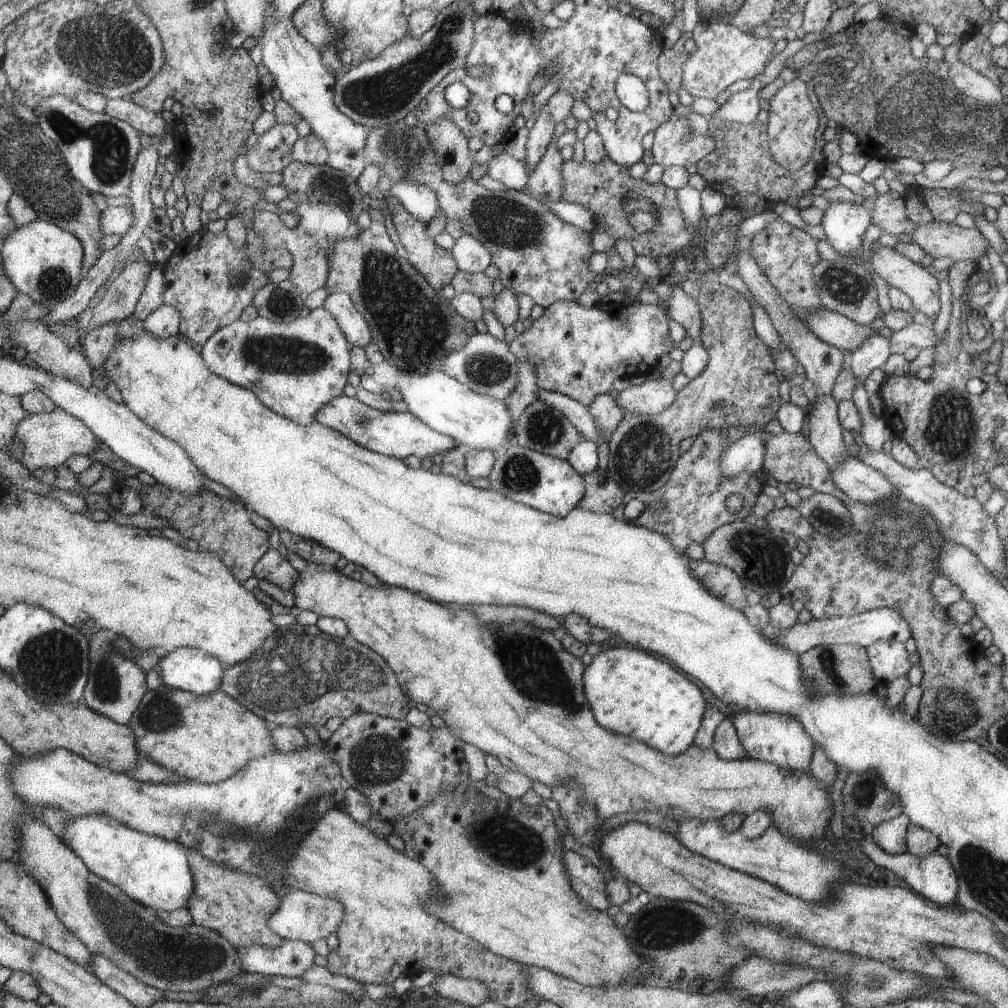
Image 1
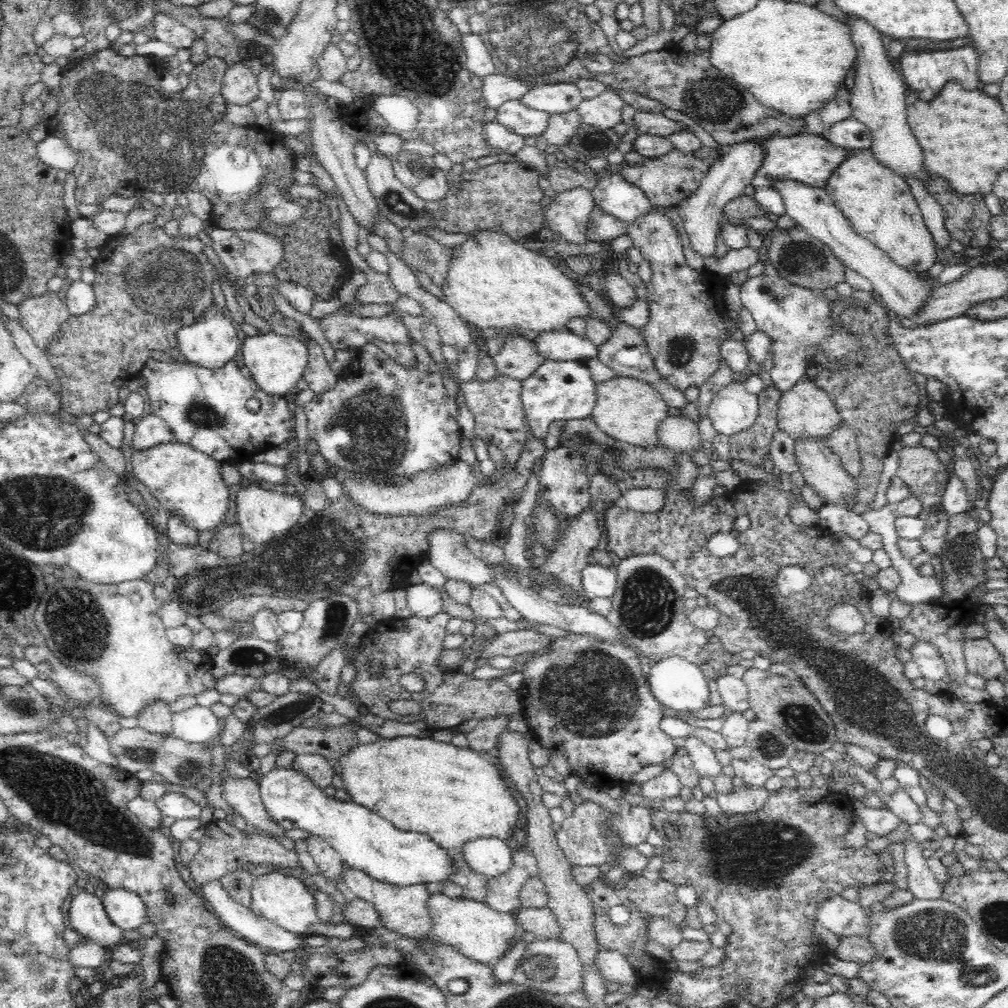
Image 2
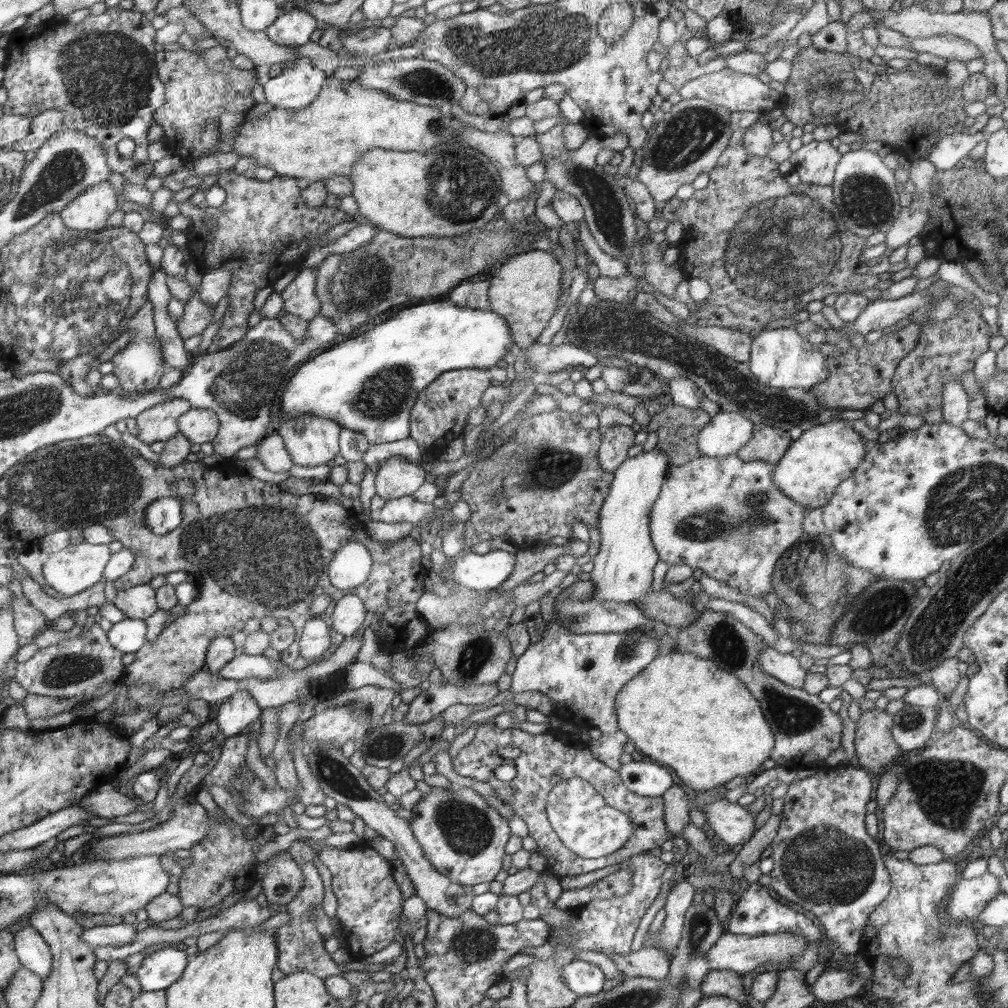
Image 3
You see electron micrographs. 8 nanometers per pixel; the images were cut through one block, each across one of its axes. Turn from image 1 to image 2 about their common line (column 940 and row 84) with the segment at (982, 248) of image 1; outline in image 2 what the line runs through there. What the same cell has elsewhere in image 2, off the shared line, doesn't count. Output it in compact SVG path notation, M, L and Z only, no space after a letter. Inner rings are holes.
M243 61L232 62L225 72L221 93L230 104L249 105L260 96L256 75Z

